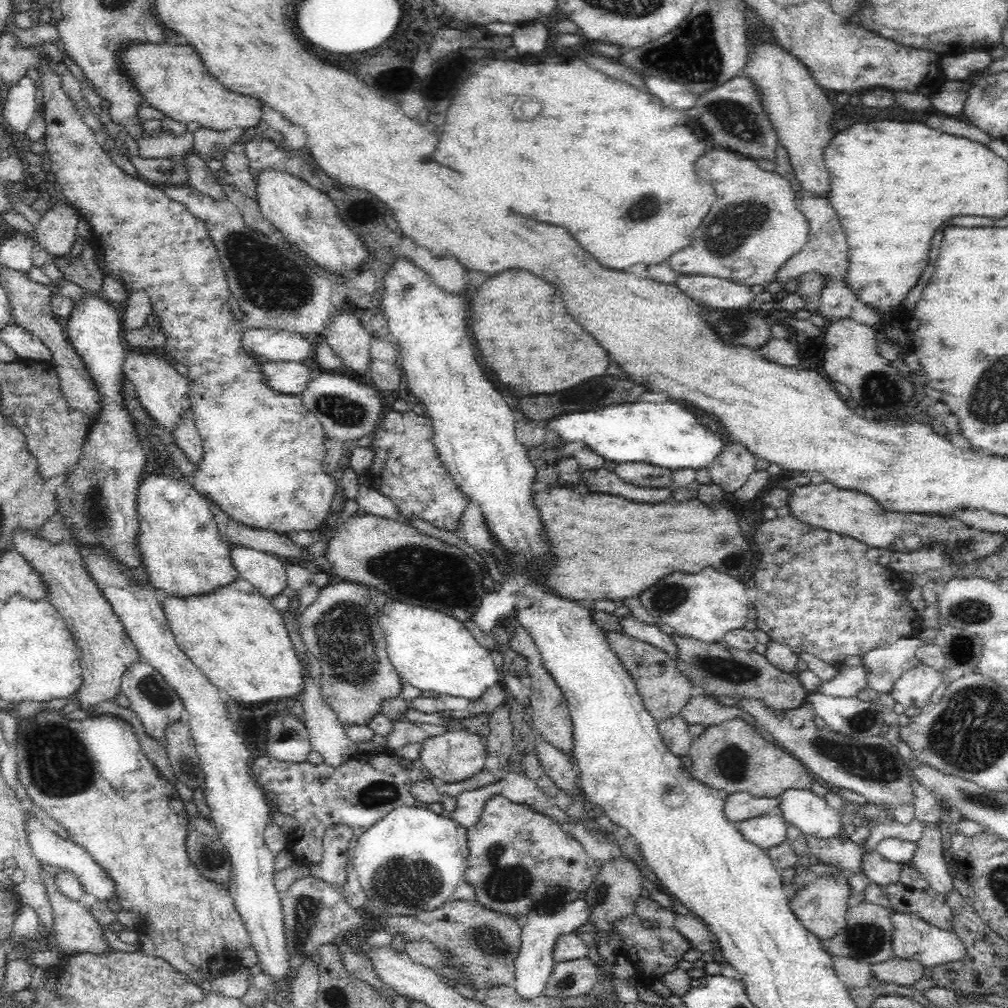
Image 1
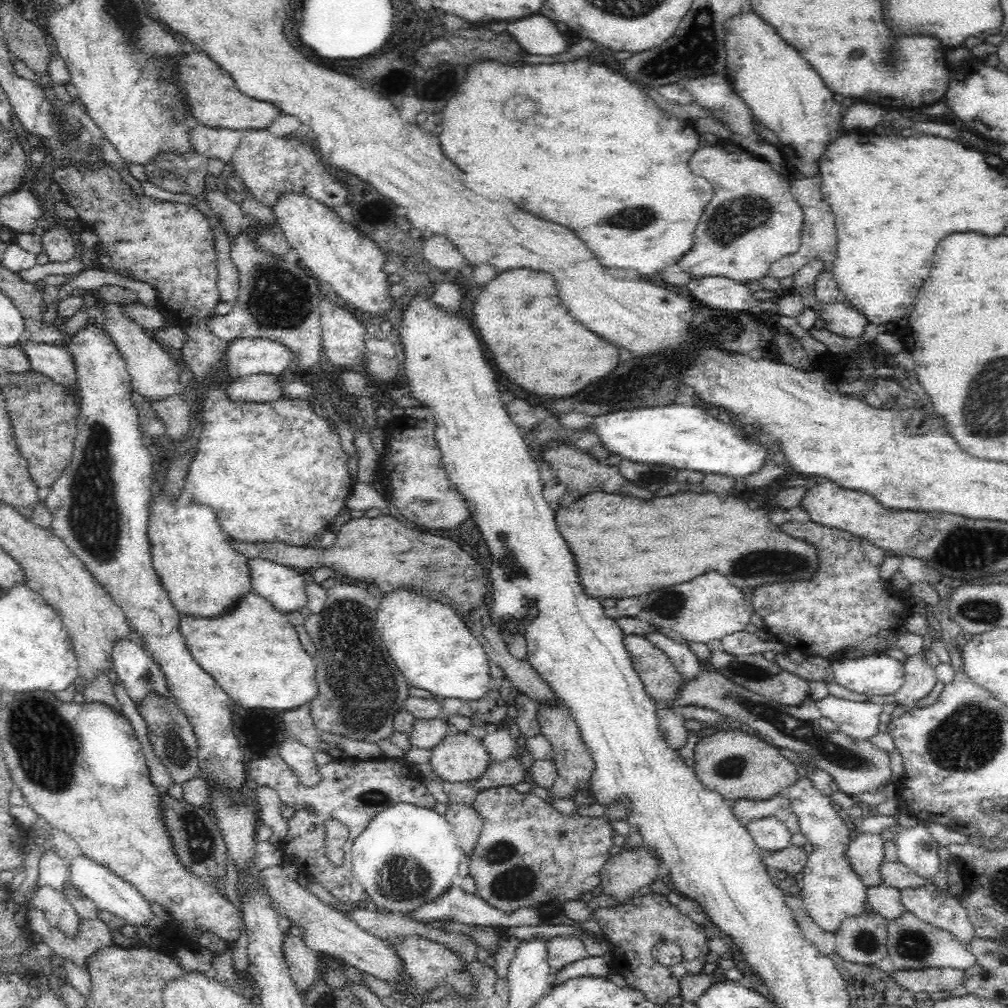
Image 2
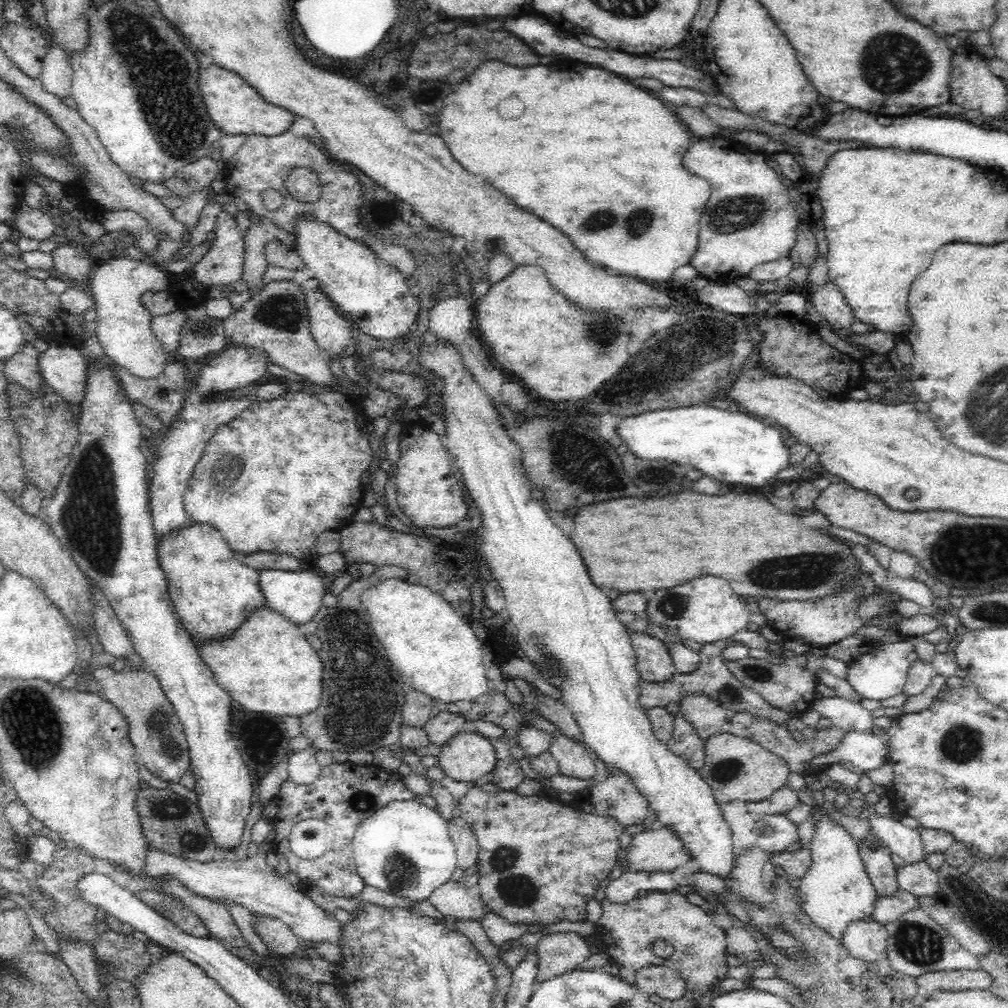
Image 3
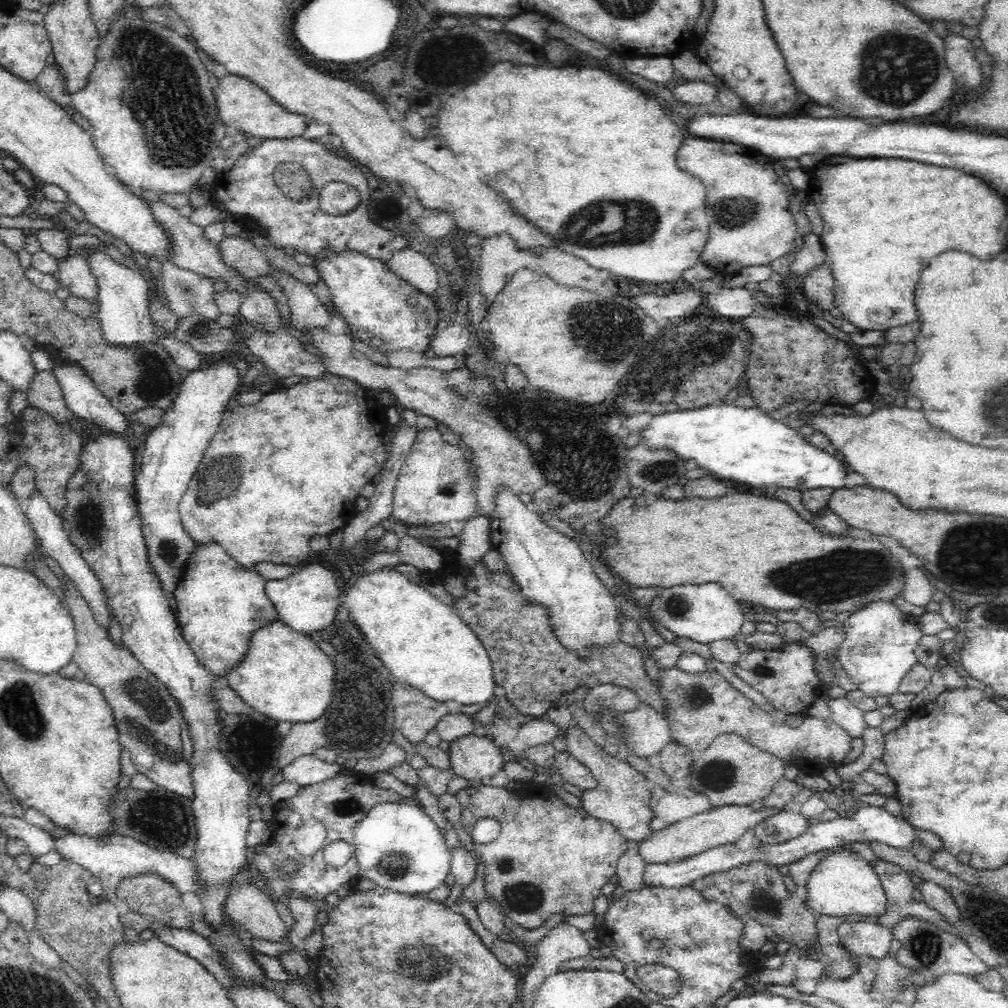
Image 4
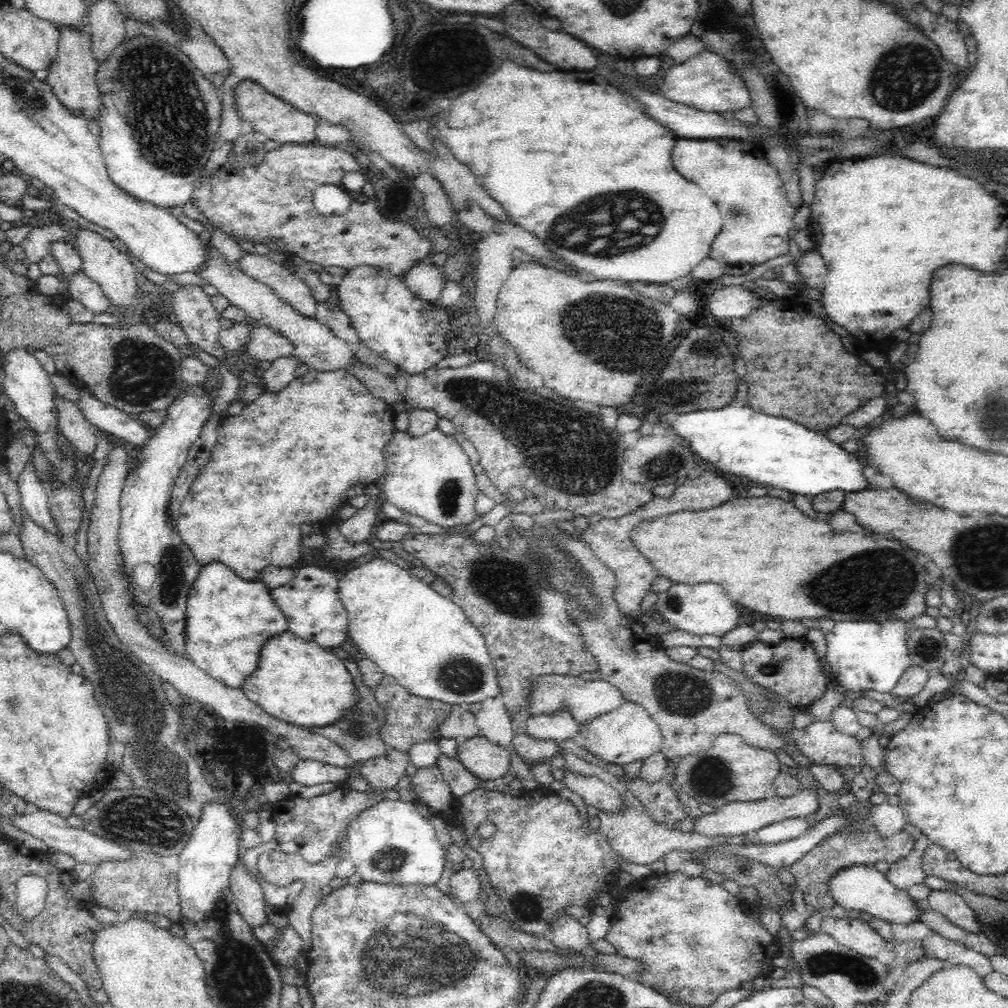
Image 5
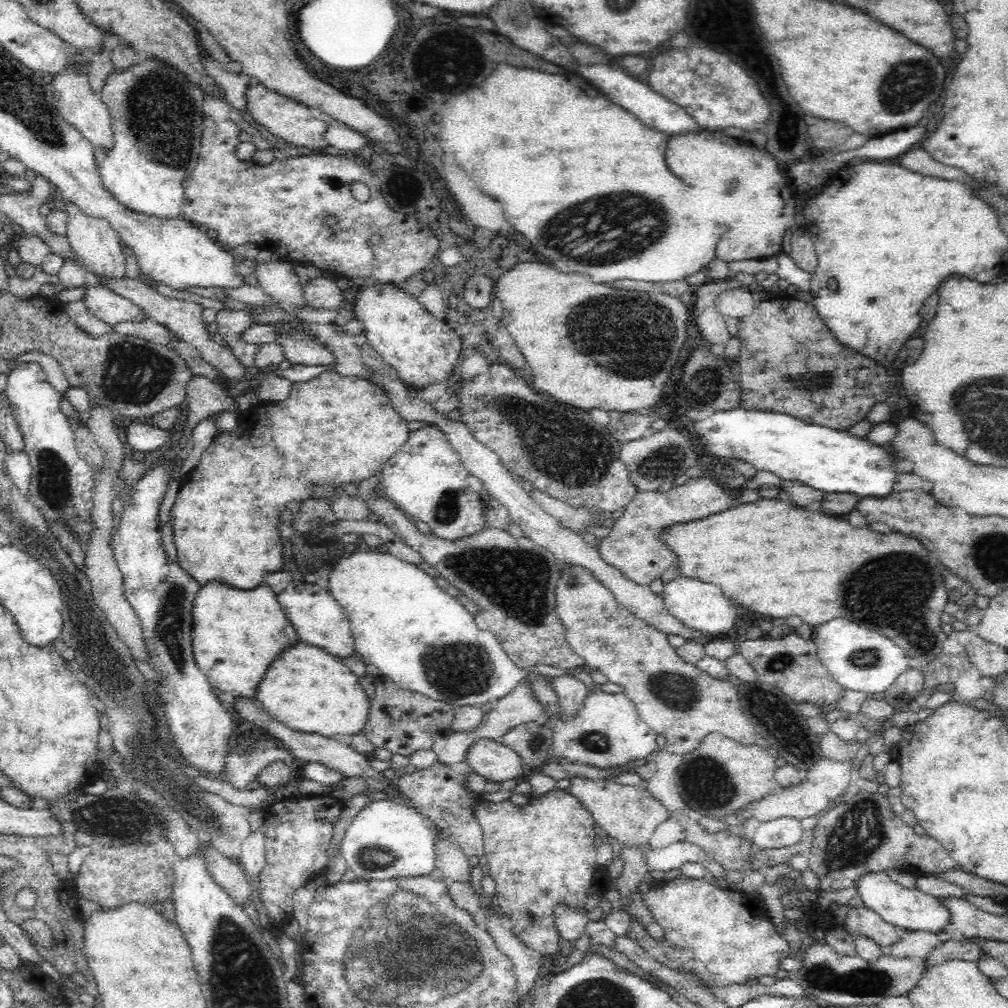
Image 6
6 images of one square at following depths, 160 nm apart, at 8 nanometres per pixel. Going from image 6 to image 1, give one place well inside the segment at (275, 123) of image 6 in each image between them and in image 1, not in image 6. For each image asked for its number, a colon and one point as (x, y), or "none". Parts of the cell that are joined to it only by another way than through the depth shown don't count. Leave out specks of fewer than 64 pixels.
1: (173, 79)
2: (214, 100)
3: (235, 107)
4: (242, 105)
5: (269, 116)

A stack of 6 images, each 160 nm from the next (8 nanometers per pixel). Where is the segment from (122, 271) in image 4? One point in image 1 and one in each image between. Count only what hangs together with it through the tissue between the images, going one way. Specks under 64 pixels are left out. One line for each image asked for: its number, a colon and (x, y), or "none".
1: (164, 394)
2: (154, 376)
3: (123, 329)

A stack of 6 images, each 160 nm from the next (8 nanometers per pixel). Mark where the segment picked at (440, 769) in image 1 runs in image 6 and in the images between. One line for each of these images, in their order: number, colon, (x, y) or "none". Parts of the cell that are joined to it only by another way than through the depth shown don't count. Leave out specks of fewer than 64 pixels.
2: (460, 757)
3: (466, 756)
4: (477, 759)
5: (485, 760)
6: (489, 758)

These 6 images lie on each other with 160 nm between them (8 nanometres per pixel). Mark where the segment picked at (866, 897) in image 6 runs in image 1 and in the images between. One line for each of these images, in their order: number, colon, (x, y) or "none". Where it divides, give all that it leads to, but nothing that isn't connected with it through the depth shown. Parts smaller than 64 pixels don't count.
1: (821, 906)
2: (832, 892)
3: (836, 890)
4: (842, 884)
5: (862, 888)

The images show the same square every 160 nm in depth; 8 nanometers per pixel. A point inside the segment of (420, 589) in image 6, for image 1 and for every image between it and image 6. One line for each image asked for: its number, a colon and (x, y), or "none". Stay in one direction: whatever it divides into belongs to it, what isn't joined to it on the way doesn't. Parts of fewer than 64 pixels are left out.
1: (430, 650)
2: (453, 664)
3: (434, 650)
4: (423, 642)
5: (426, 642)

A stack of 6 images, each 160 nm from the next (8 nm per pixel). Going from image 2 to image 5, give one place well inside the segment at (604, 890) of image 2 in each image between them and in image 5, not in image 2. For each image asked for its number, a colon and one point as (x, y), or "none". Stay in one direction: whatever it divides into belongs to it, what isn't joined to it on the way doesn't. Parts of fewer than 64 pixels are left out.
3: (651, 851)
4: (722, 826)
5: (734, 818)

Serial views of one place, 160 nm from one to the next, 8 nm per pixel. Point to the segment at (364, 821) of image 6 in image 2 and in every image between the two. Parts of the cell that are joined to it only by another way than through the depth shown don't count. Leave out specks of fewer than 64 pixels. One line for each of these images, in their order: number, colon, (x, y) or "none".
2: (407, 856)
3: (405, 849)
4: (399, 847)
5: (390, 843)

